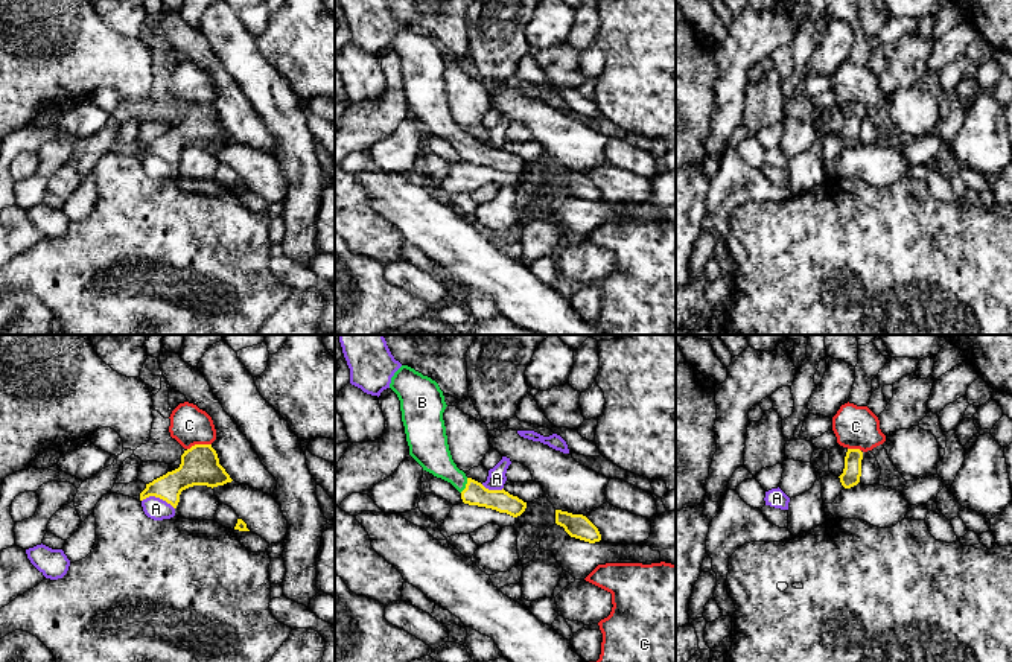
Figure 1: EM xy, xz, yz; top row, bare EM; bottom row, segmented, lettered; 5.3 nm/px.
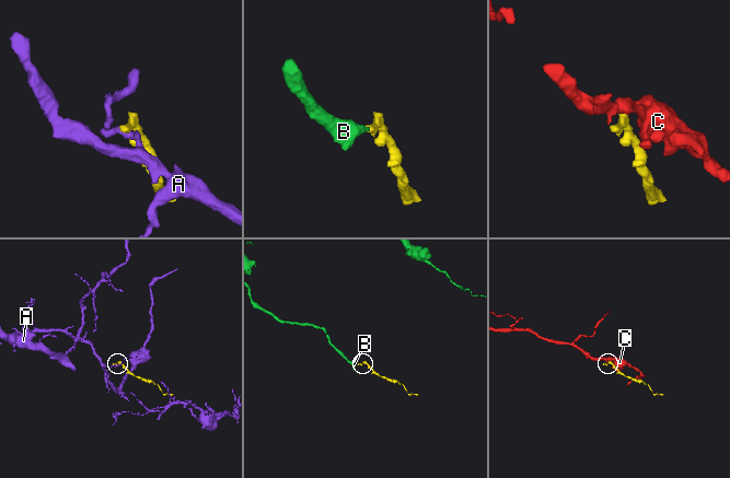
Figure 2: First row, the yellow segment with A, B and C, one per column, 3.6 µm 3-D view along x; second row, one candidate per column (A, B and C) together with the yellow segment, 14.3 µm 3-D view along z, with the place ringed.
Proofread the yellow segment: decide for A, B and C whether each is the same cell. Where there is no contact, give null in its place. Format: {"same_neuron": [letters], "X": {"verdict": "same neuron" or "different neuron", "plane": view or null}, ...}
{"same_neuron": ["B"], "A": {"verdict": "different neuron", "plane": "xy"}, "B": {"verdict": "same neuron", "plane": "xz"}, "C": {"verdict": "different neuron", "plane": "xy"}}

